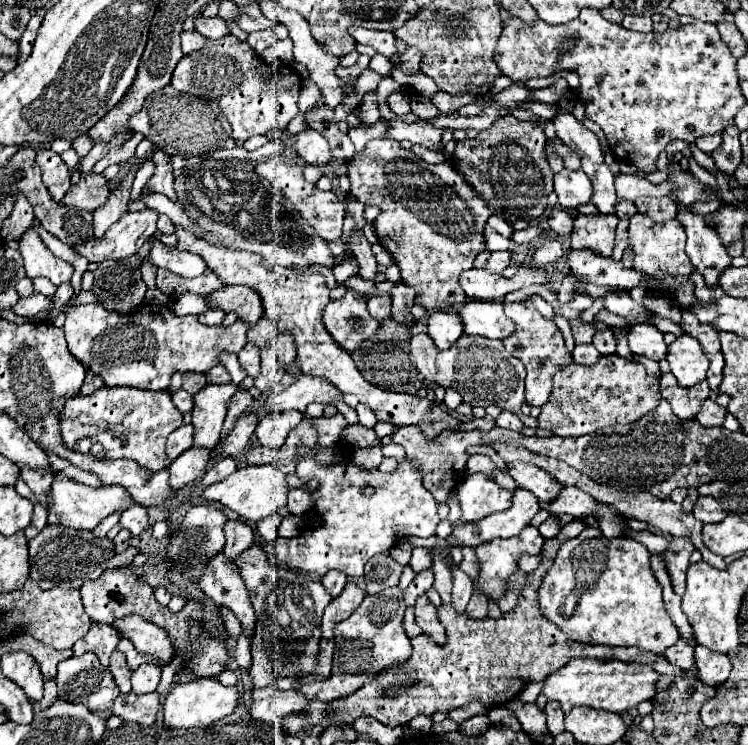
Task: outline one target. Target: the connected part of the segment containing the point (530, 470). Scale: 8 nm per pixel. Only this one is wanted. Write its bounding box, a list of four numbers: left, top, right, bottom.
[506,462,562,502]

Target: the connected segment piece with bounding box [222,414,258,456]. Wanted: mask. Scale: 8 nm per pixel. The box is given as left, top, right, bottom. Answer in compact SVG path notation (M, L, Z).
M242 414L238 420L236 420L236 426L232 430L232 434L226 438L226 442L222 444L222 454L224 456L236 456L238 452L242 452L254 432L258 424L258 416L254 414Z

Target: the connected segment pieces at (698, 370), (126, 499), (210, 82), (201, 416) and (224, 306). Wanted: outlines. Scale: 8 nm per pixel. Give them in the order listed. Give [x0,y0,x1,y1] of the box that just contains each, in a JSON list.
[[666,334,708,388],[48,476,134,530],[172,36,302,140],[192,384,238,450],[206,286,264,328]]

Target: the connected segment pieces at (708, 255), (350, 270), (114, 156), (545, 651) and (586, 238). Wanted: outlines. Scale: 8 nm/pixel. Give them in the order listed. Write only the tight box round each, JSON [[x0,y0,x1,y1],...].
[[676,204,732,286],[334,258,358,284],[94,134,144,172],[330,522,644,728],[572,214,618,256]]

